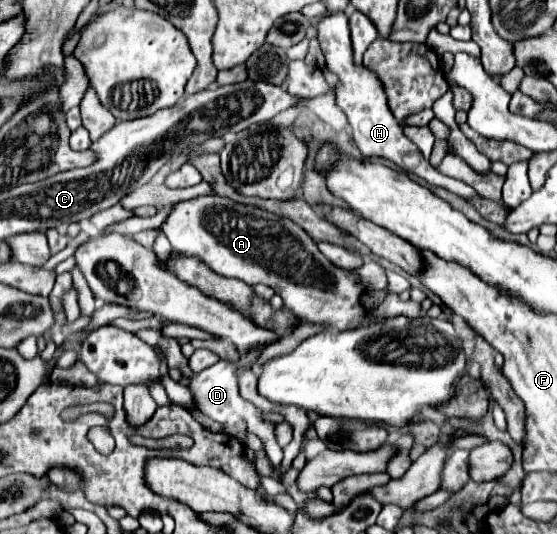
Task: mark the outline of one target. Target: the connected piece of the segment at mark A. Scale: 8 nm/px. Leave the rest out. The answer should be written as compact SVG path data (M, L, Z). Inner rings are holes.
M210 194L172 204L162 232L170 240L174 254L194 256L216 274L238 278L248 286L266 284L282 296L288 310L310 322L326 322L330 328L358 328L368 324L366 310L358 306L362 286L356 276L328 264L306 230L290 218L254 204Z

